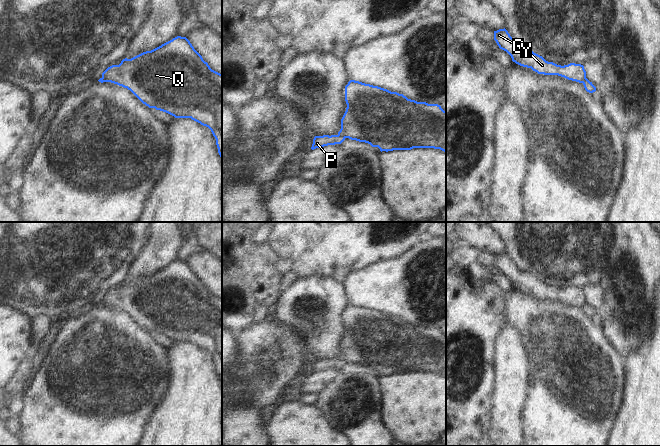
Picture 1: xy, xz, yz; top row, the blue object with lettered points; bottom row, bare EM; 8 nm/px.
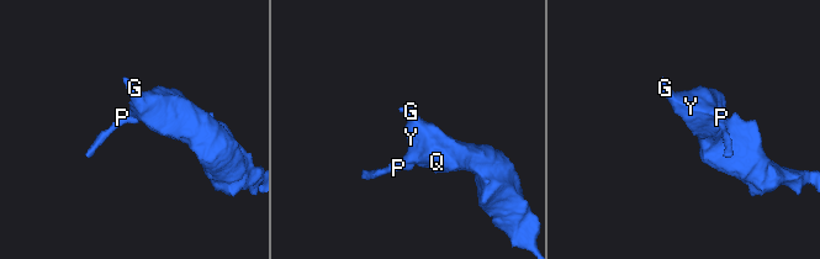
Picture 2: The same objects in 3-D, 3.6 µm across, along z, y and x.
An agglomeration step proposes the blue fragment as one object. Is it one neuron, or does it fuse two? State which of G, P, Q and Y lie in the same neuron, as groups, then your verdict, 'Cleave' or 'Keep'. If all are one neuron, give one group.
Groups: G Q Y / P. Cleave

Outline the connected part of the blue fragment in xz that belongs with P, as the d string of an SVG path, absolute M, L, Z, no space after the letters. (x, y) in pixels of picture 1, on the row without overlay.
M323 359L315 360L311 373L322 372L328 369L341 368L345 364L345 361L339 359Z

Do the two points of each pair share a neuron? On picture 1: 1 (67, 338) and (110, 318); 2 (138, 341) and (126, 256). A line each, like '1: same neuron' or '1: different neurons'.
1: same neuron
2: different neurons

